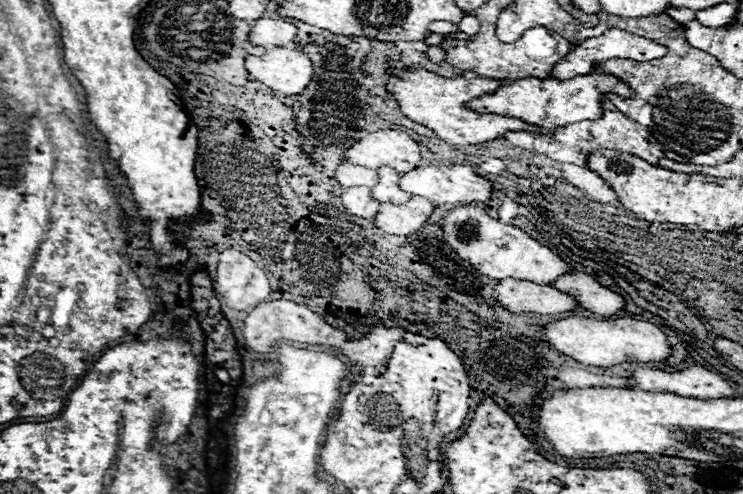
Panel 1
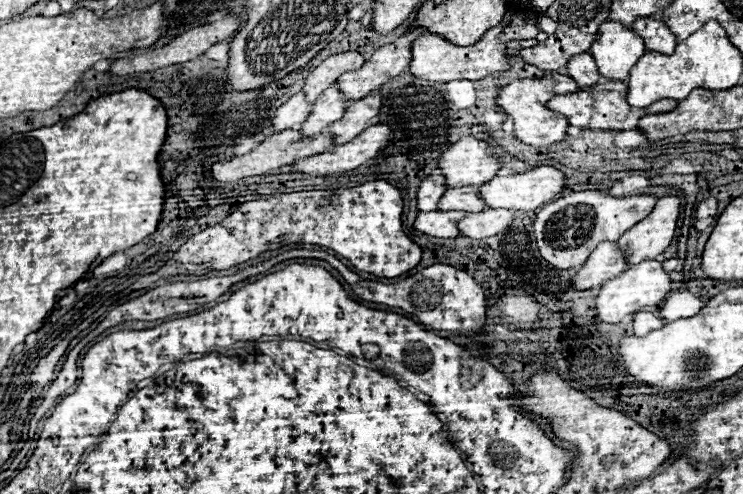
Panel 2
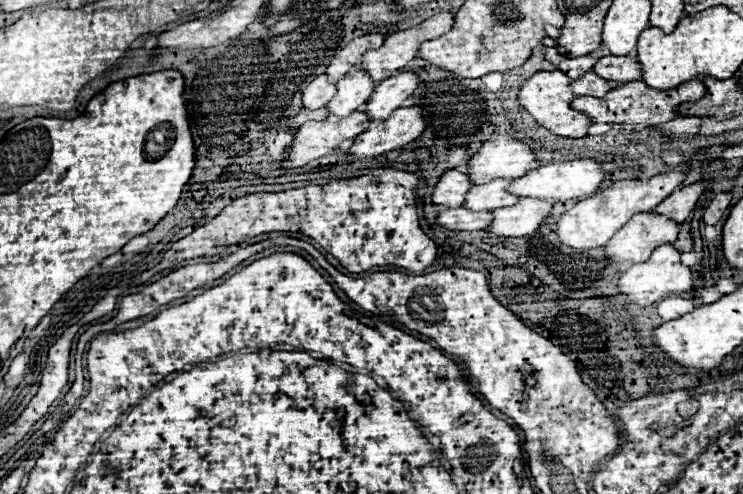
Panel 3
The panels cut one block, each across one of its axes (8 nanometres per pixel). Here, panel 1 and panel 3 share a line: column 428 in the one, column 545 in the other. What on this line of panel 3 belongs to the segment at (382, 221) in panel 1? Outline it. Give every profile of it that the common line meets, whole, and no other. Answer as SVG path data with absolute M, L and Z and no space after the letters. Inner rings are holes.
M520 198L518 204L514 206L492 210L492 226L488 228L488 232L492 236L506 236L506 238L530 236L552 212L552 206L554 202L550 200Z

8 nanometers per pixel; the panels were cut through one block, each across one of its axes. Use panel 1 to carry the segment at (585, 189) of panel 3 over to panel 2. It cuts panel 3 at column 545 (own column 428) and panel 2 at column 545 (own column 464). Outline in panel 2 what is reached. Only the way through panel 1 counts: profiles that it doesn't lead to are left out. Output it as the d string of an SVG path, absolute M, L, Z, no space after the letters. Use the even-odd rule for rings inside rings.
M538 166L524 174L510 174L510 176L496 176L490 182L484 182L484 186L478 188L480 198L484 198L484 204L488 208L506 208L516 212L532 212L540 206L546 206L554 200L556 194L564 190L564 174L556 170L554 166Z

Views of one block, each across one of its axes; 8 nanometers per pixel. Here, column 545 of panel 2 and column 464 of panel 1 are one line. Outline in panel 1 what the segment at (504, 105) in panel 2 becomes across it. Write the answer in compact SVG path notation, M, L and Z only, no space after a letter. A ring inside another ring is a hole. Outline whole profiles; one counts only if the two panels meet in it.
M406 70L402 78L390 78L388 92L396 96L400 110L414 122L428 126L434 130L444 142L456 144L456 146L470 146L470 144L482 144L490 140L502 138L506 132L526 130L534 134L548 134L548 130L538 126L528 126L526 122L518 122L518 118L502 118L494 114L474 114L472 110L466 110L466 102L472 98L480 98L484 94L492 94L498 88L502 88L506 82L494 82L490 78L444 78L428 70Z

